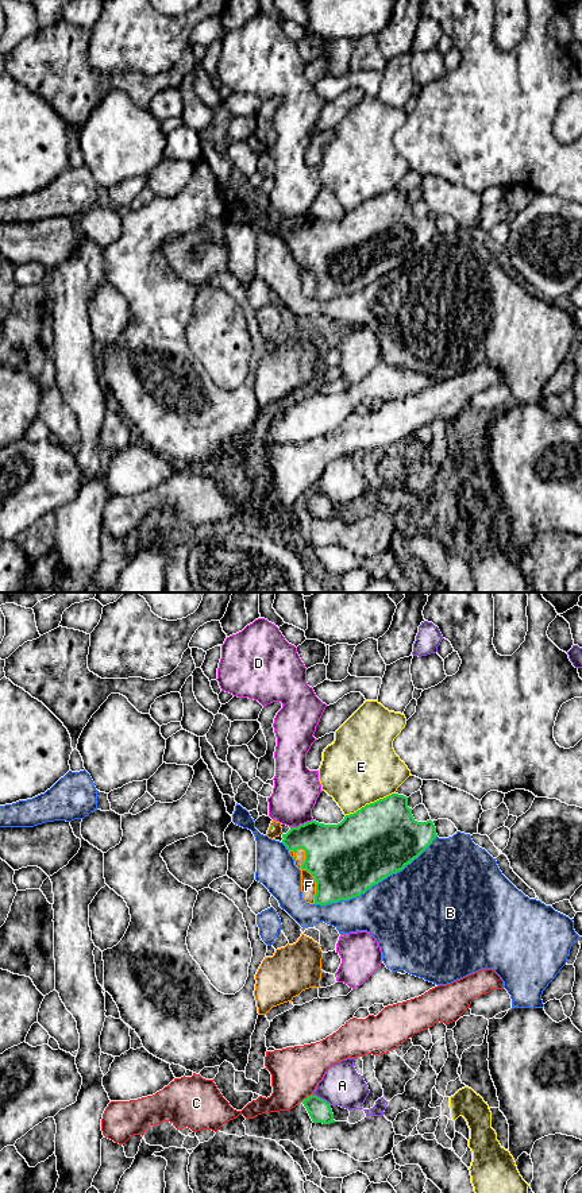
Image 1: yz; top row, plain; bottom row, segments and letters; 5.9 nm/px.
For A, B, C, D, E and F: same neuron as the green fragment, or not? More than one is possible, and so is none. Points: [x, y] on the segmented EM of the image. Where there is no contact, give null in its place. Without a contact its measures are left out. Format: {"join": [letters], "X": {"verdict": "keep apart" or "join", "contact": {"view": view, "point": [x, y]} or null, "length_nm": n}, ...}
{"join": ["F"], "A": {"verdict": "keep apart", "contact": {"view": "yz", "point": [322, 1099]}, "length_nm": 130}, "B": {"verdict": "keep apart", "contact": {"view": "yz", "point": [376, 883]}, "length_nm": 850}, "C": {"verdict": "keep apart", "contact": {"view": "yz", "point": [307, 1097]}, "length_nm": 90}, "D": {"verdict": "keep apart", "contact": {"view": "yz", "point": [301, 825]}, "length_nm": 140}, "E": {"verdict": "keep apart", "contact": {"view": "yz", "point": [370, 803]}, "length_nm": 320}, "F": {"verdict": "join", "contact": {"view": "yz", "point": [305, 868]}, "length_nm": 360}}

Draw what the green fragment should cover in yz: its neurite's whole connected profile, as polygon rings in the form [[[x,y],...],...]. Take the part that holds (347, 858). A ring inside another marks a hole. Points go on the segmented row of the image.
[[[392,794],[338,825],[311,821],[290,827],[282,843],[301,870],[302,899],[327,906],[361,896],[402,870],[436,837],[431,819],[417,822],[408,798]]]

